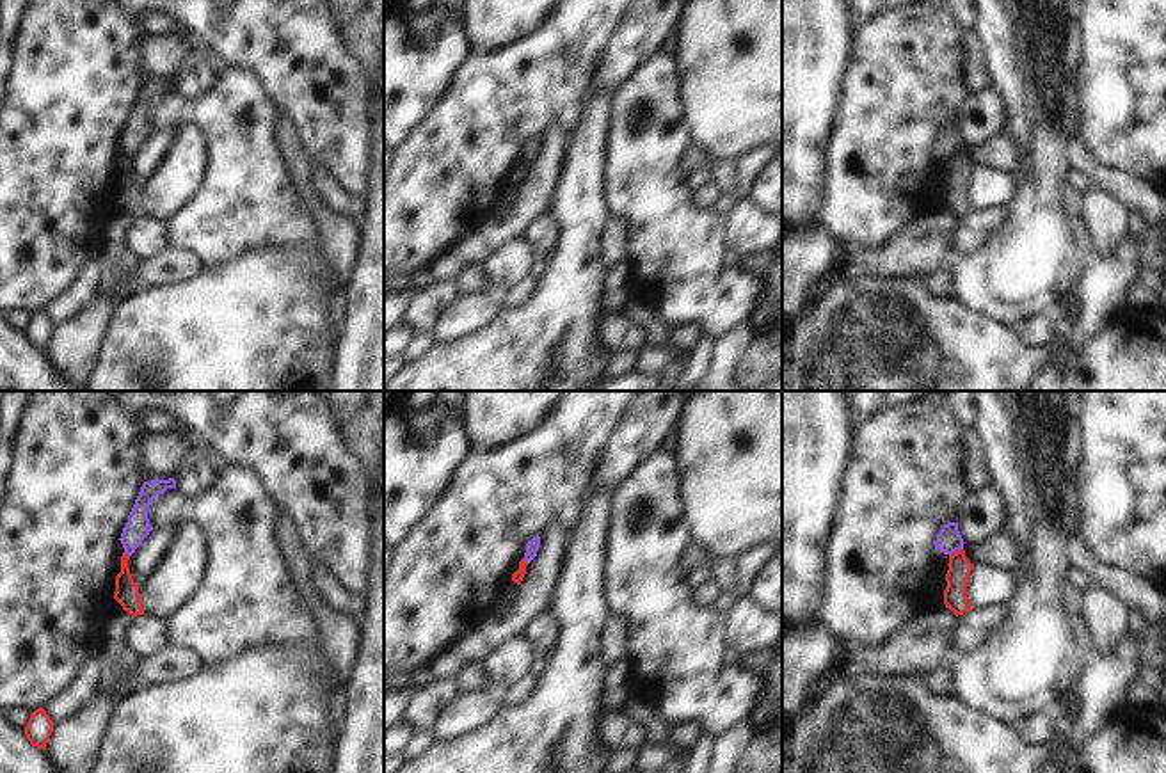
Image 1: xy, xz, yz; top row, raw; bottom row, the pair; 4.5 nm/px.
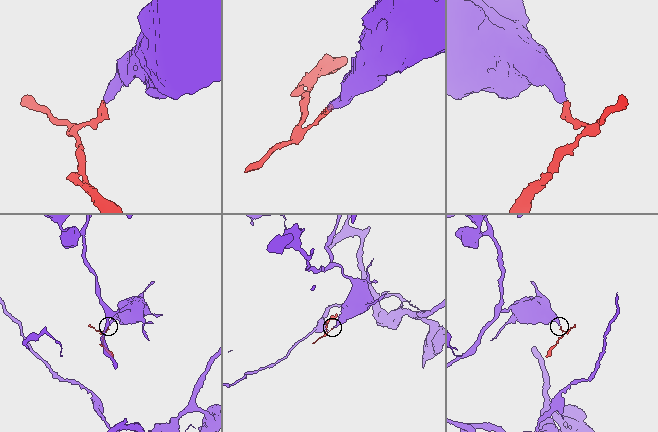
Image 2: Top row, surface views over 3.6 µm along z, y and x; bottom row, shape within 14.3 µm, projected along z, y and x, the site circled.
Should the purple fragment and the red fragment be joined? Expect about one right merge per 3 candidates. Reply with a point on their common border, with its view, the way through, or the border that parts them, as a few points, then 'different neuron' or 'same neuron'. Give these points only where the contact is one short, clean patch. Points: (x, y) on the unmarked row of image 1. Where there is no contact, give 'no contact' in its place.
yz (955, 153) | along yz (962, 150), (950, 157) | different neuron

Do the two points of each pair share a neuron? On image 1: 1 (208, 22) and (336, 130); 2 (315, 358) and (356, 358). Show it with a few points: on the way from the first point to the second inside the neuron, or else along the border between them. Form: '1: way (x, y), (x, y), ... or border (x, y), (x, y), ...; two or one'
1: way (240, 39), (253, 47), (304, 98); one
2: border (336, 338), (329, 372); two

